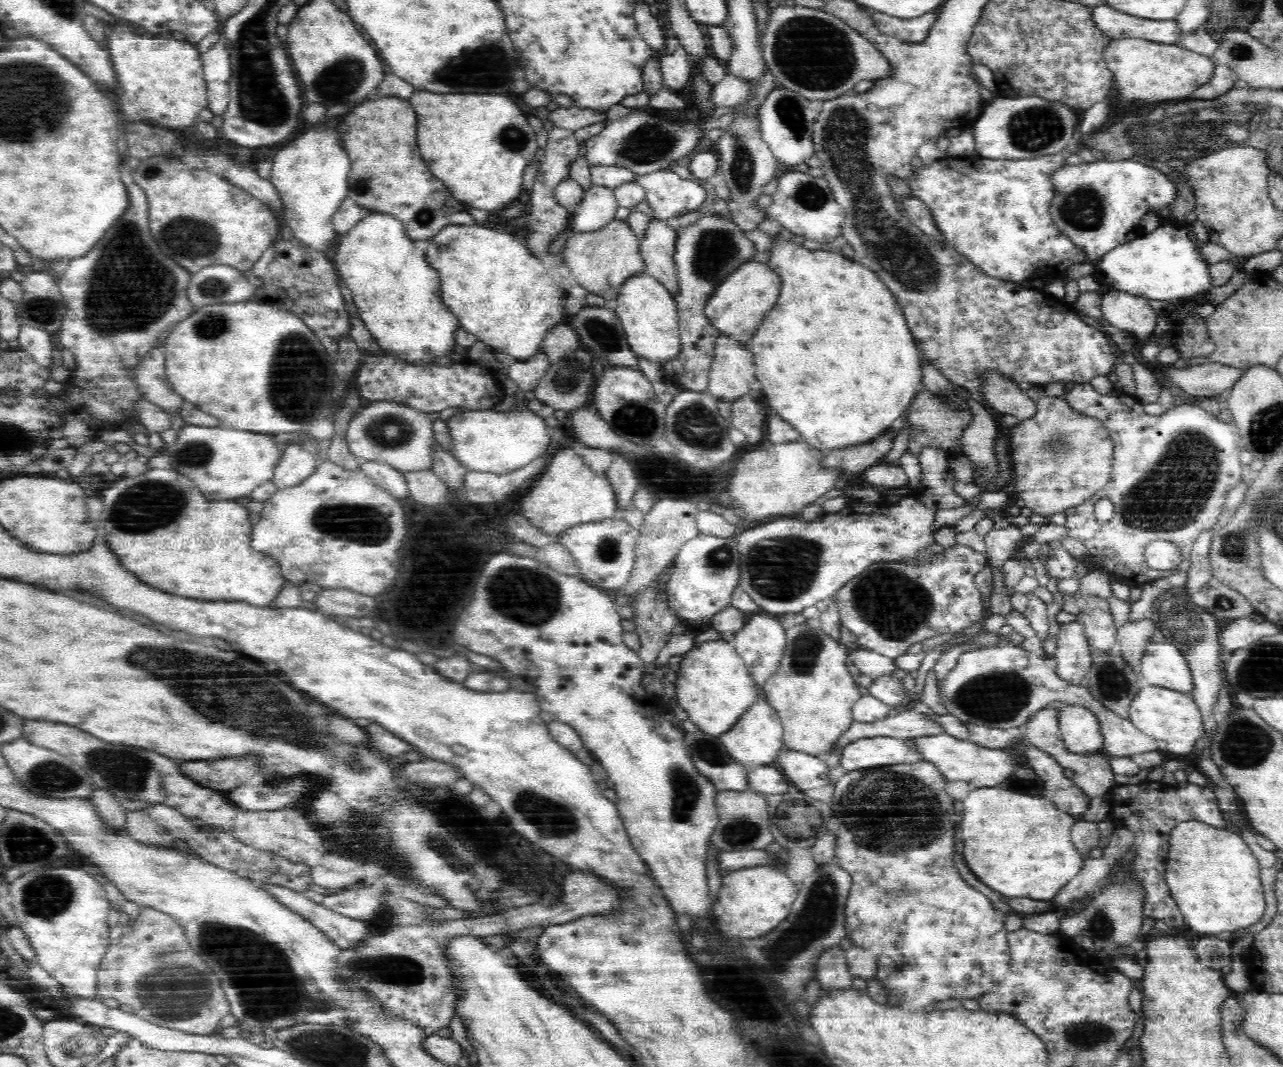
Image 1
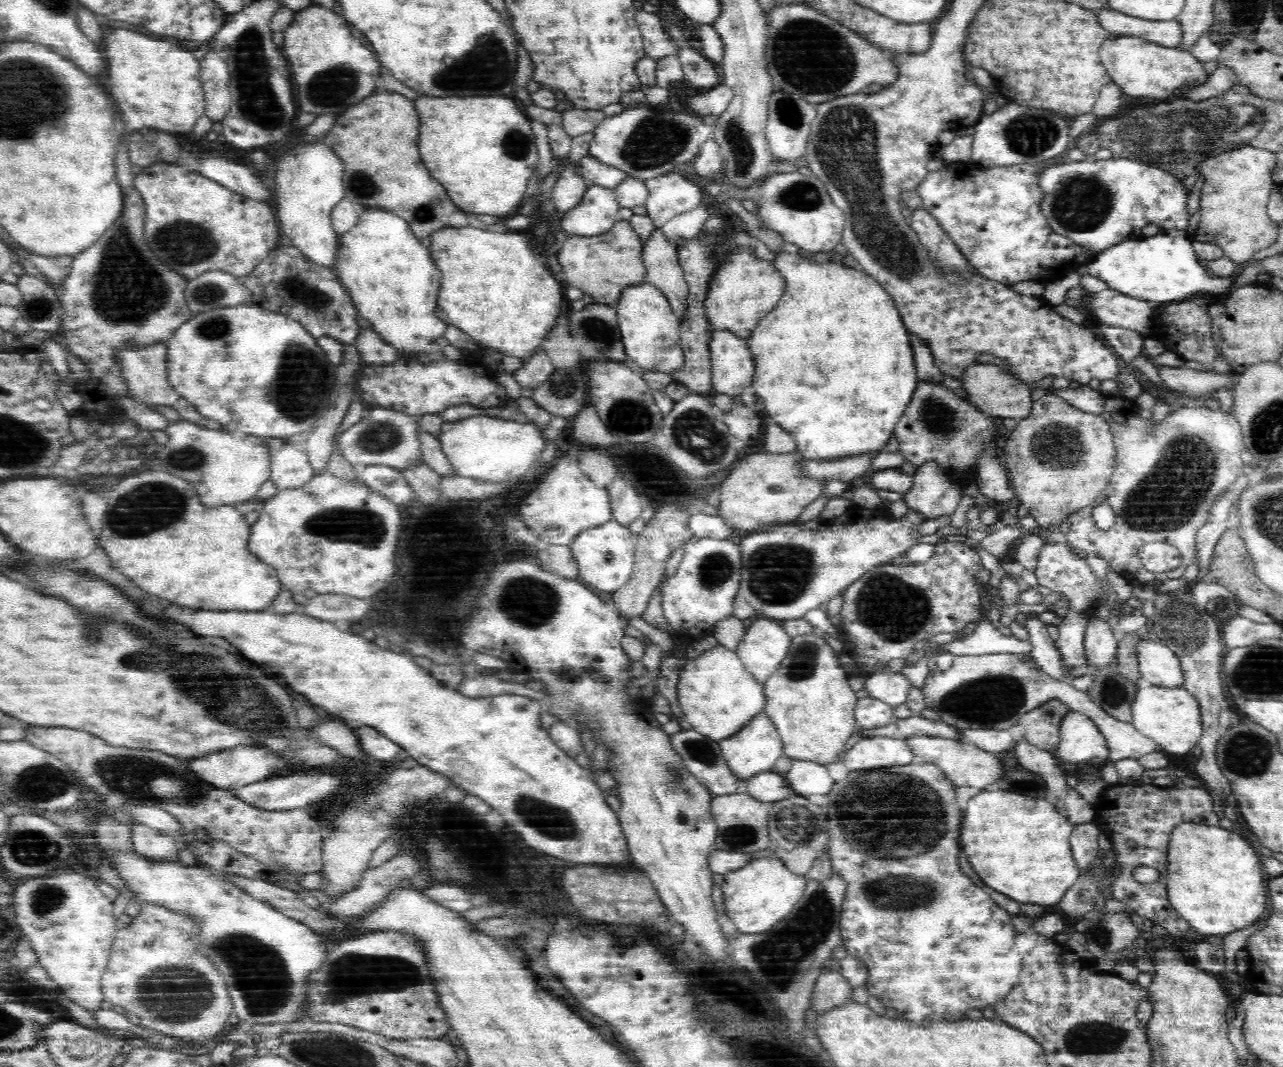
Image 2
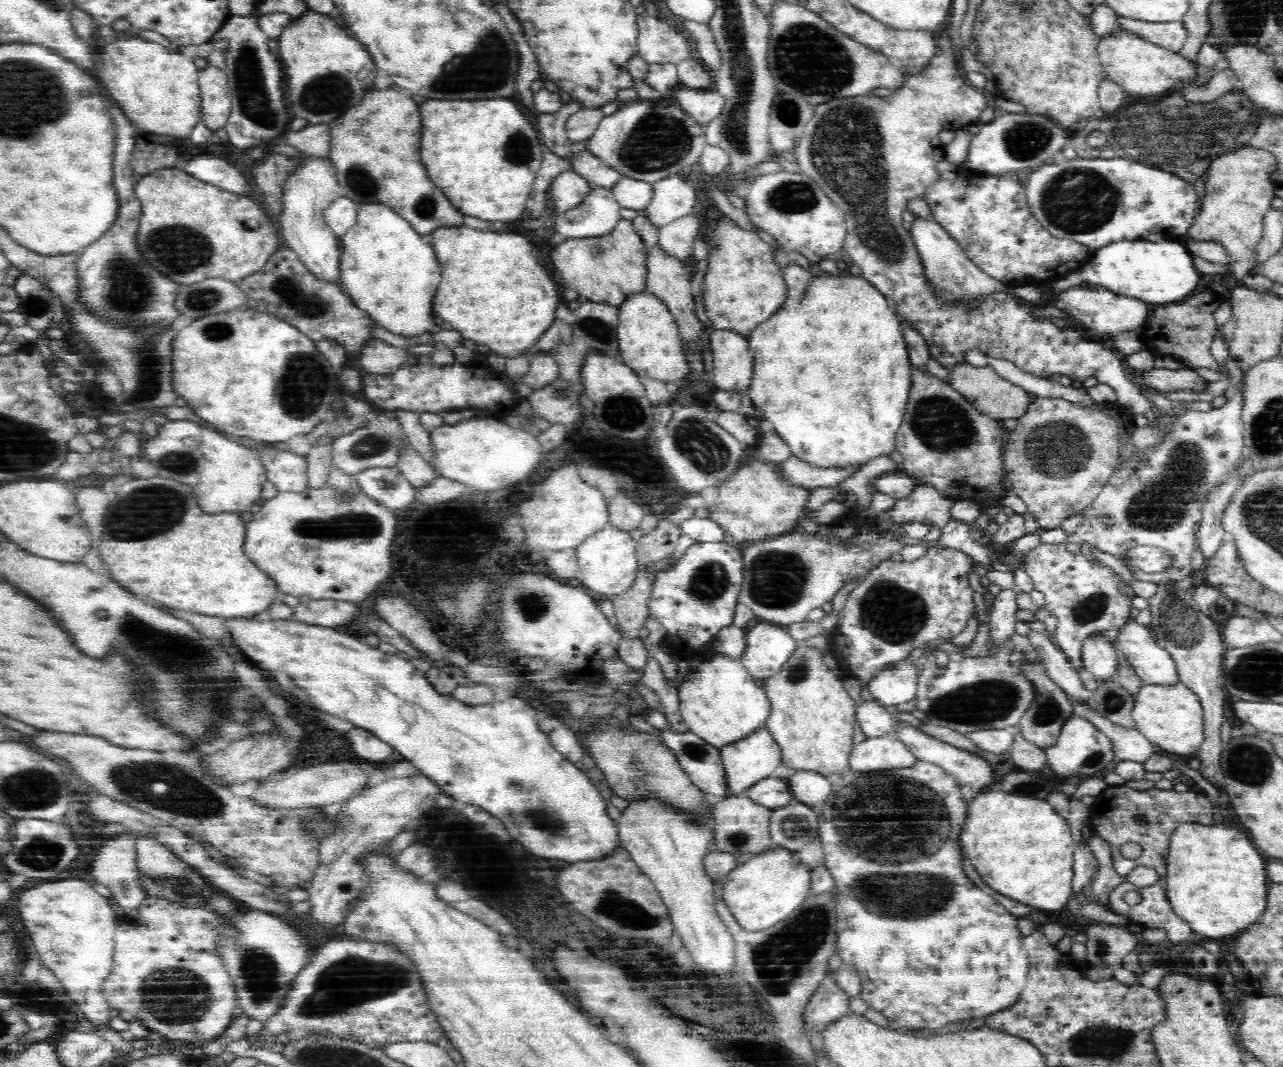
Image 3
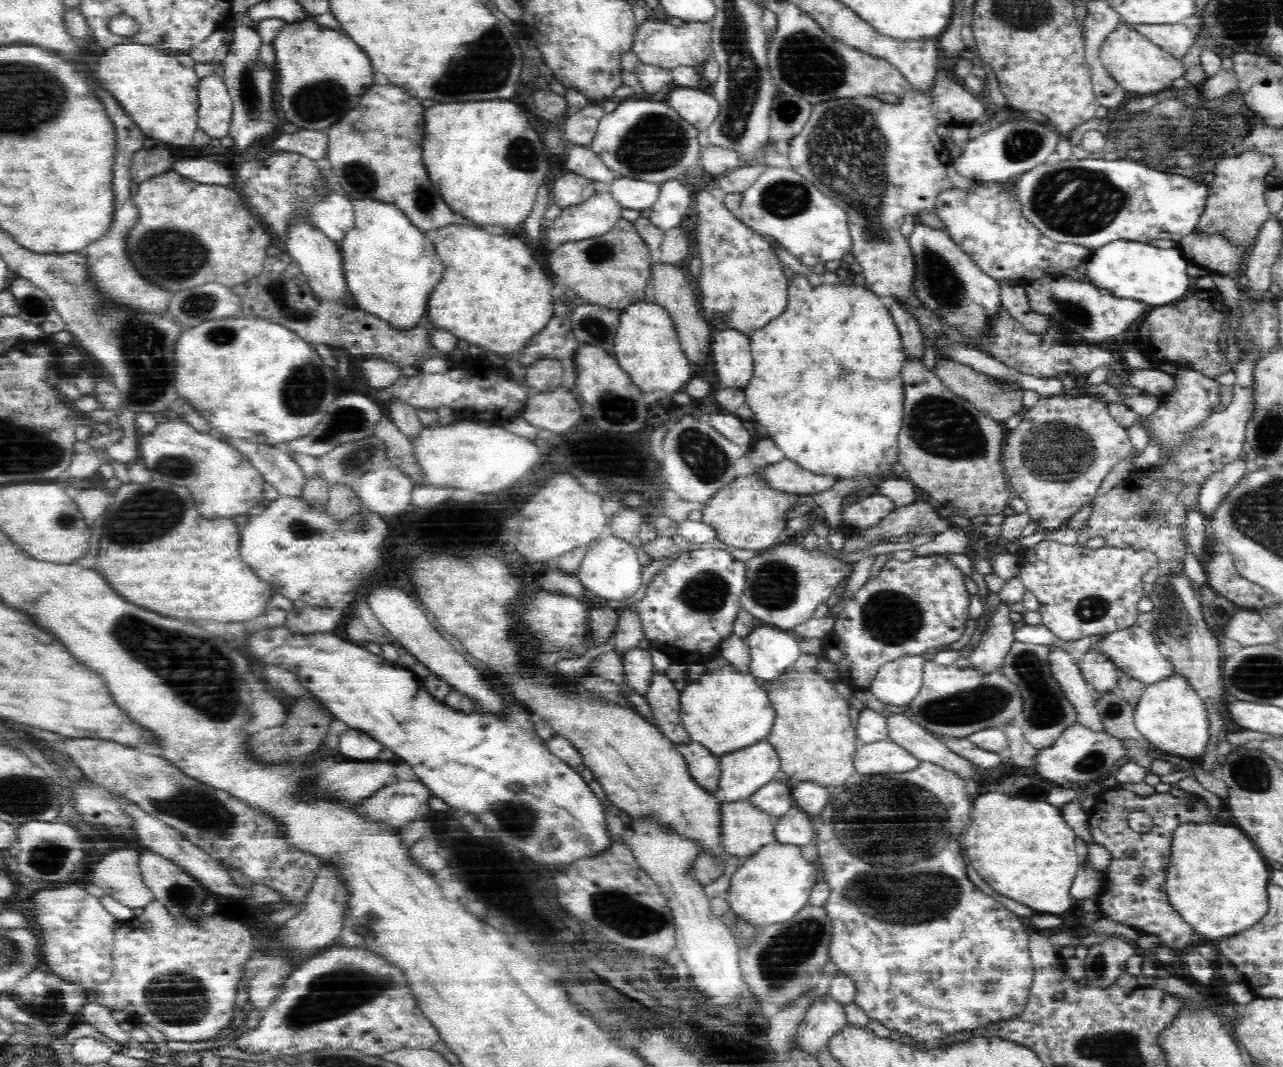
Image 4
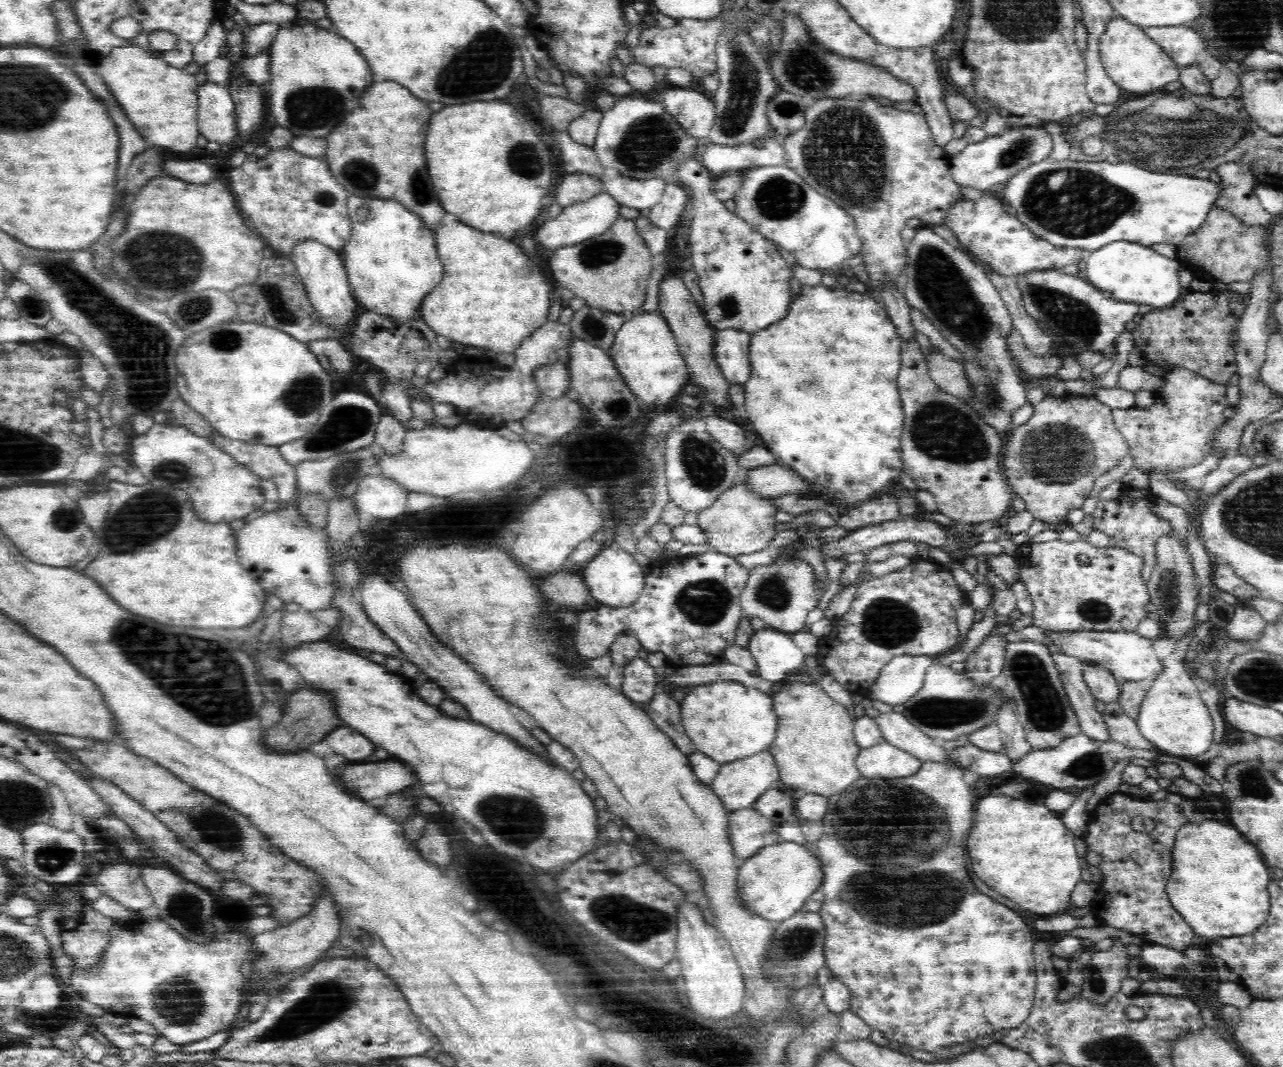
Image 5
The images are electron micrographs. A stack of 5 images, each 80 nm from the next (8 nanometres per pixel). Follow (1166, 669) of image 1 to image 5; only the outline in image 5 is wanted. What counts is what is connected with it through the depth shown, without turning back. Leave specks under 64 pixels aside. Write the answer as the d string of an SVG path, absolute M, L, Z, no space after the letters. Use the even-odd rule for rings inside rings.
M1047 630L1049 644L1054 651L1073 656L1085 665L1101 666L1111 672L1119 684L1124 680L1140 681L1145 684L1156 680L1164 670L1164 664L1158 660L1152 640L1142 637L1136 631L1100 631L1098 633L1062 633Z

